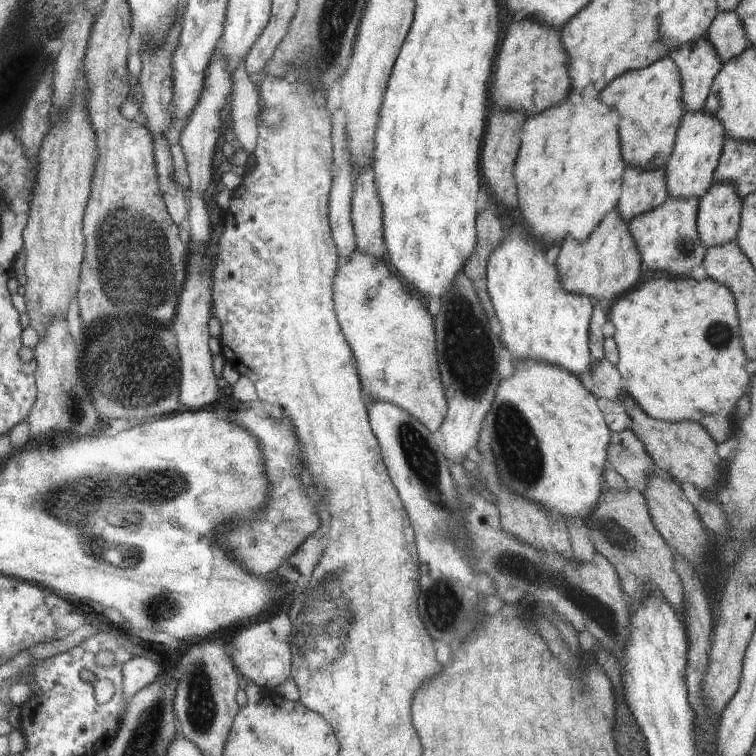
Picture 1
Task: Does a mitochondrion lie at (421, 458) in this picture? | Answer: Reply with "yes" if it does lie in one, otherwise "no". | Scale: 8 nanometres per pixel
yes

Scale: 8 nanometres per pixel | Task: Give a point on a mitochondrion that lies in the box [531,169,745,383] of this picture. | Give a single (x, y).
(718, 334)

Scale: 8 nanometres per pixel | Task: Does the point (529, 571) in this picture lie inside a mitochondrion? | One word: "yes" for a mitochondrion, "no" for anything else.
yes

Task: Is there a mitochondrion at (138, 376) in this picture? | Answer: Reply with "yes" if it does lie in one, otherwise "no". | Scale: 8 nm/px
yes

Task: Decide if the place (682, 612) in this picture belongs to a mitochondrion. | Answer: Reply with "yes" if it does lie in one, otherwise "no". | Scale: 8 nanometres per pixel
no

